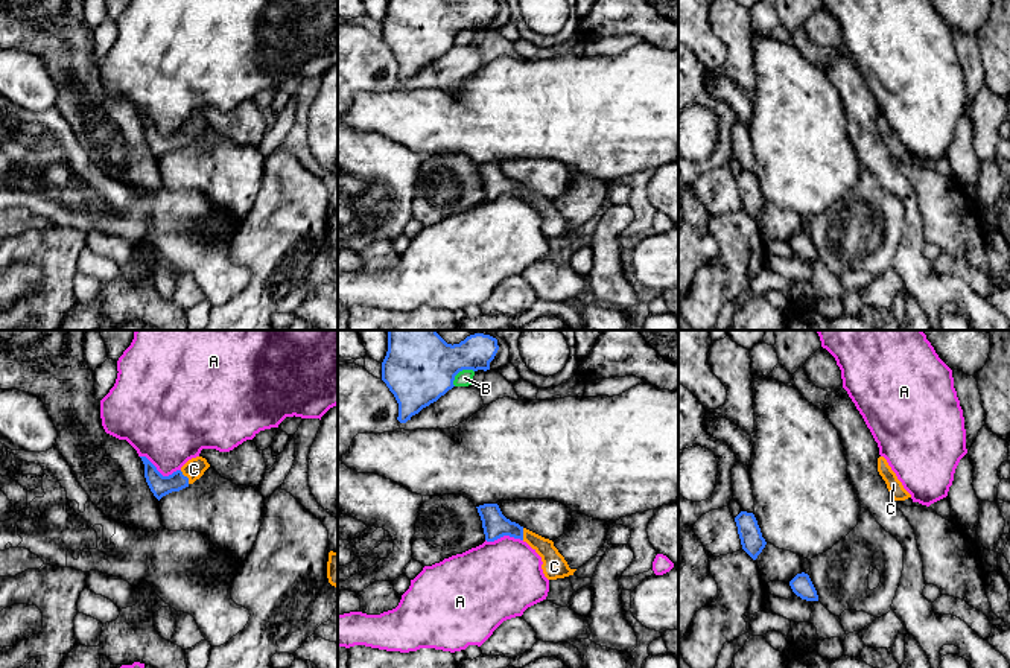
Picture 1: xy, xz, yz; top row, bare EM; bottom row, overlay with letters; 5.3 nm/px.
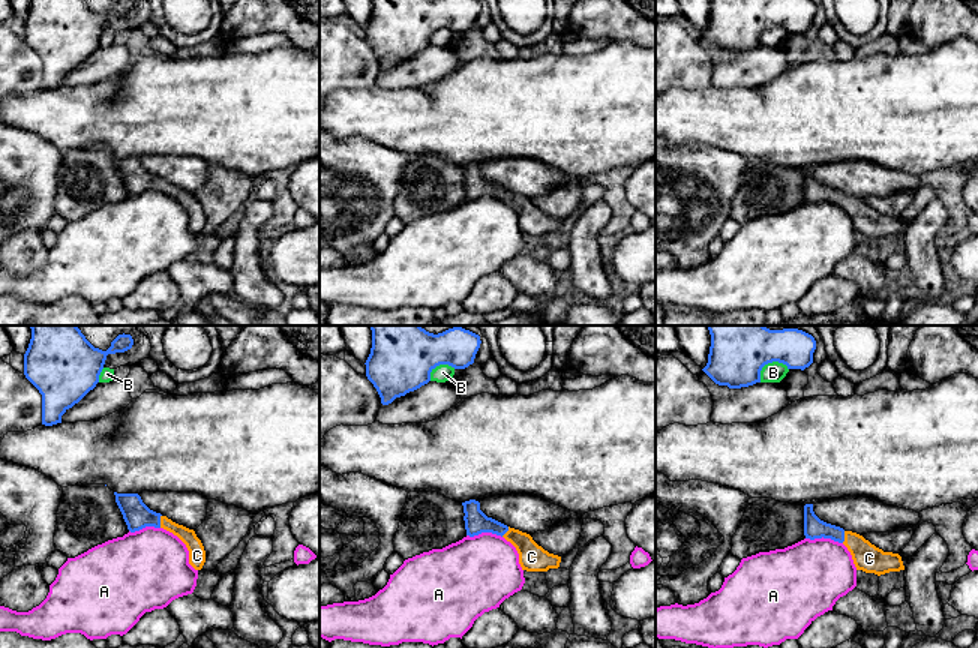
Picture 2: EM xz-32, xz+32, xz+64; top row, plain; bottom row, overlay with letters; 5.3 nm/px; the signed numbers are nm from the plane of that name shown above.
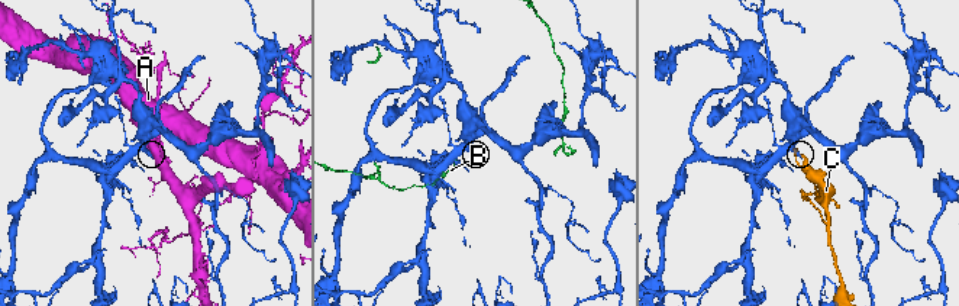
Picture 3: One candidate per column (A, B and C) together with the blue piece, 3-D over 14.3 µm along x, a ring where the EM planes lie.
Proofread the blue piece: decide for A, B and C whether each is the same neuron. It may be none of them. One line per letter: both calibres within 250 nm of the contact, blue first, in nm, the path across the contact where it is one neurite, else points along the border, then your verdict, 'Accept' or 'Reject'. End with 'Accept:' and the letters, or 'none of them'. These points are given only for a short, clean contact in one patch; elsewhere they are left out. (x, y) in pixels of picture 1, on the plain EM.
A: Thickness 110 nm (blue) against 400 nm. Reject
B: Thickness 340 nm (blue) against 90 nm. Reject
C: Thickness 110 nm (blue) against 110 nm. Path across: xy (160, 145), (186, 136), (193, 128). Accept
Accept: C

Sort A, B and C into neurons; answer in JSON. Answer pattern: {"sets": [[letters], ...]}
{"sets": [["A"], ["B"], ["C"]]}

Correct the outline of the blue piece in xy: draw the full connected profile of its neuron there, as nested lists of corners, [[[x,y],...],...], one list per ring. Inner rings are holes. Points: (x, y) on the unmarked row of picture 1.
[[[146,116],[140,117],[145,123],[146,142],[158,160],[172,151],[179,151],[189,146],[210,126],[205,117],[196,116],[189,119],[179,129],[173,131],[172,134],[163,135]]]

